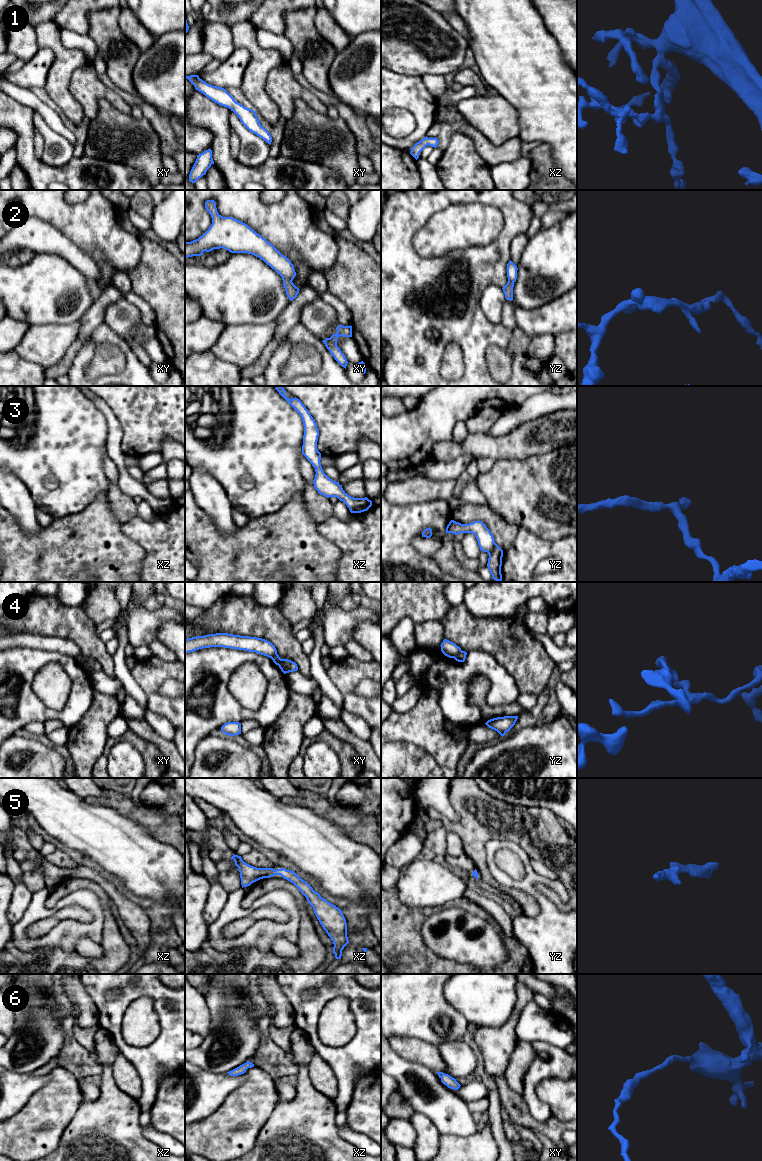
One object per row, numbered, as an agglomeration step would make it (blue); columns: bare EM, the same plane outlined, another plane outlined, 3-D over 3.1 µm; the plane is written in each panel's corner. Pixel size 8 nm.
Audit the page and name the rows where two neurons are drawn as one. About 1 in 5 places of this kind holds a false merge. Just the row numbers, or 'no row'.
4

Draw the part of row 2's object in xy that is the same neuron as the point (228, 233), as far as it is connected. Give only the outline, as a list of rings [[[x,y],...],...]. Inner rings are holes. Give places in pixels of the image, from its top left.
[[[207,200],[205,208],[211,215],[212,224],[198,239],[185,242],[185,258],[201,256],[204,251],[210,252],[220,248],[231,253],[252,254],[263,260],[282,277],[290,301],[297,297],[300,289],[292,282],[296,272],[294,265],[286,256],[247,224],[233,217],[221,216],[214,200]]]

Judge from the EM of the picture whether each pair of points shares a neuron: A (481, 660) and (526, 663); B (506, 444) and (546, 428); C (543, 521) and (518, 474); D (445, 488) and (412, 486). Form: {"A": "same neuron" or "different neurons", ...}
{"A": "different neurons", "B": "same neuron", "C": "same neuron", "D": "same neuron"}

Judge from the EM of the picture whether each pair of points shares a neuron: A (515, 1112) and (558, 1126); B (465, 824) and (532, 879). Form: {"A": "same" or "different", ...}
{"A": "same", "B": "different"}

